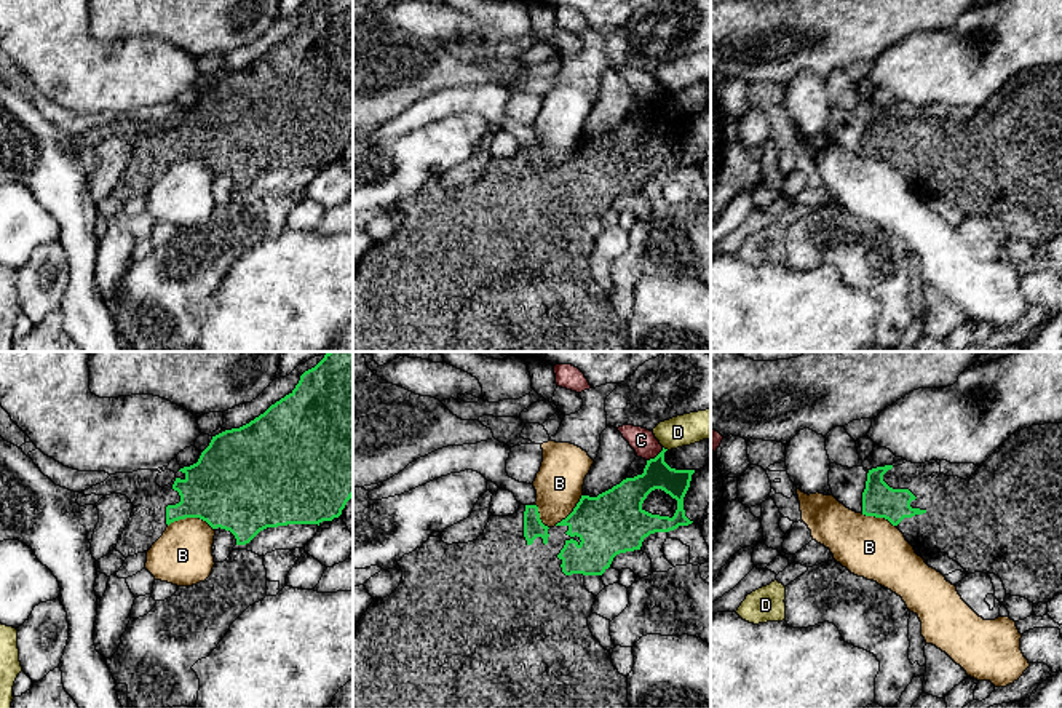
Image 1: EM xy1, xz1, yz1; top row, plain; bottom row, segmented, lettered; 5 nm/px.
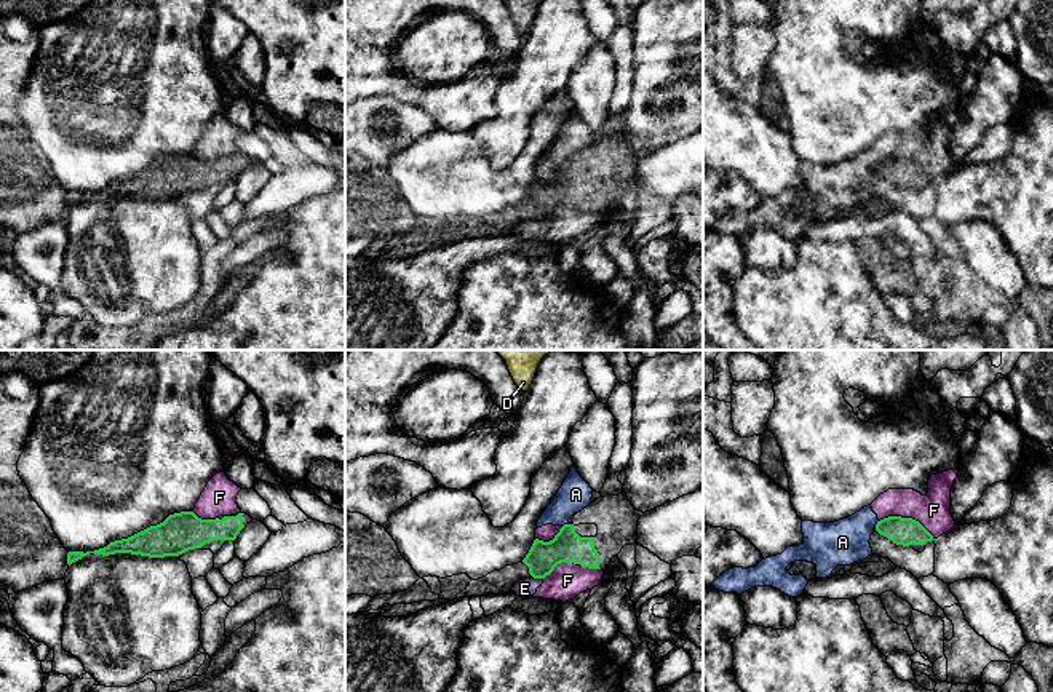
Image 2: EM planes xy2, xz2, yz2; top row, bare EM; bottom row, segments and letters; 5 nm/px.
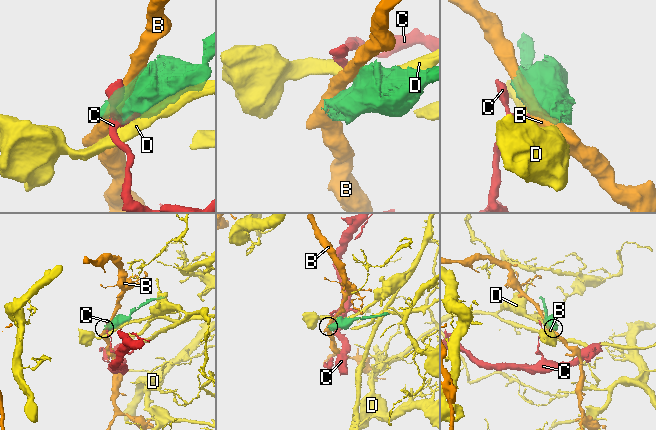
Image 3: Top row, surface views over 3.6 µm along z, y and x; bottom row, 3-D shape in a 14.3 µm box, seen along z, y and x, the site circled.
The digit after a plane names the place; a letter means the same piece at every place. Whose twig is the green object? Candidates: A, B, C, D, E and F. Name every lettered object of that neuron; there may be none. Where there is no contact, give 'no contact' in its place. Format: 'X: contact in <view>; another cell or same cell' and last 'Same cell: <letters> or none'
A: contact in yz2; another cell
B: contact in xy1; another cell
C: contact in xz1; another cell
D: contact in xz1; another cell
E: contact in xz2; another cell
F: contact in yz2; another cell
Same cell: none

